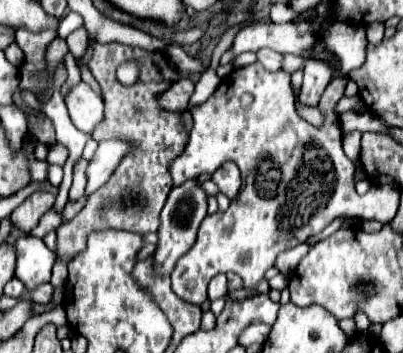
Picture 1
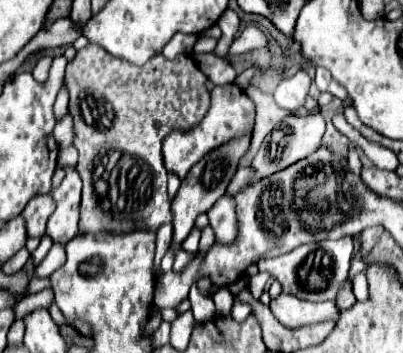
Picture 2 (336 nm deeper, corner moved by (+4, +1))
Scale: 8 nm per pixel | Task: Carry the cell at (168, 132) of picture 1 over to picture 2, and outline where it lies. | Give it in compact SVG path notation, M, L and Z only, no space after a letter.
M90 43L76 53L74 61L66 67L66 89L70 95L68 111L74 121L74 141L78 149L76 171L82 177L82 215L80 227L86 233L128 233L134 227L156 231L162 223L172 219L170 199L166 193L168 173L162 163L162 141L172 129L188 131L196 127L208 107L210 93L206 89L208 77L200 71L192 55L178 55L176 59L166 59L162 53L154 55L146 65L136 67L124 59L118 59Z

